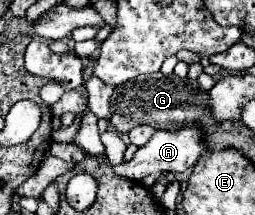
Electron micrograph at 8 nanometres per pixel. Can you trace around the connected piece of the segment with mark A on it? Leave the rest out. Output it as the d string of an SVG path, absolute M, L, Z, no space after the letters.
M192 125L192 127L186 127L186 129L176 129L176 131L156 131L152 135L152 139L136 151L132 161L116 165L114 173L118 177L126 177L130 181L140 181L142 177L152 175L152 173L180 173L180 171L186 171L188 167L196 165L198 157L206 149L204 139L206 139L206 133L202 133L202 129L198 129L198 125Z

